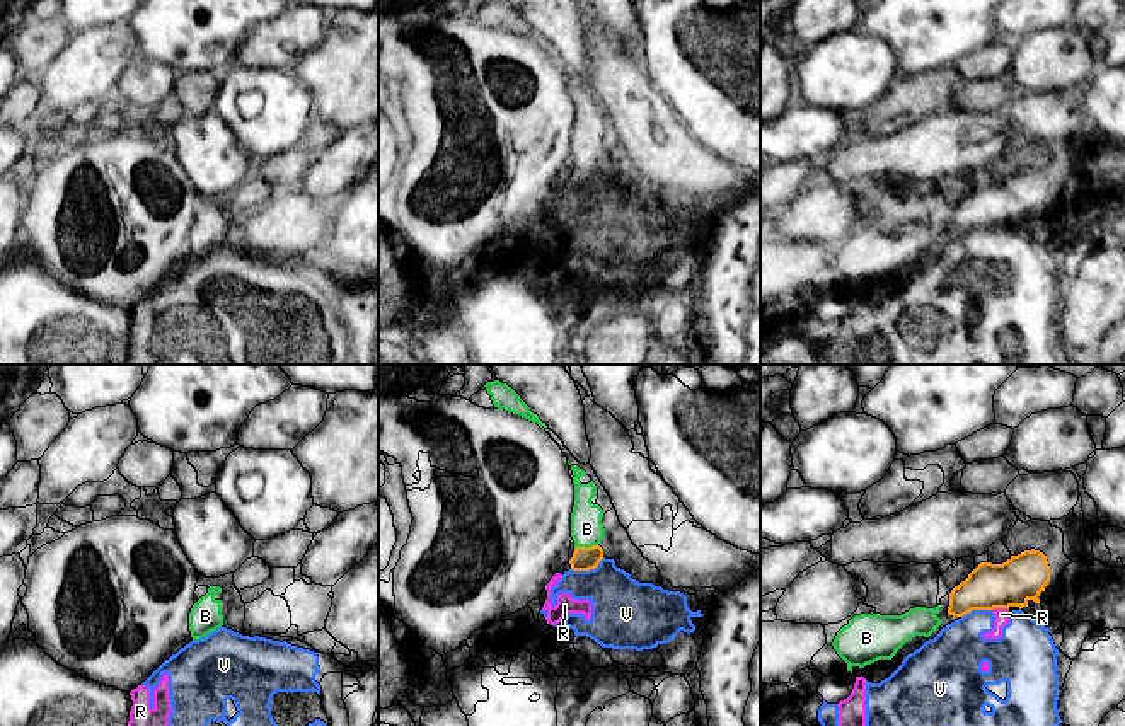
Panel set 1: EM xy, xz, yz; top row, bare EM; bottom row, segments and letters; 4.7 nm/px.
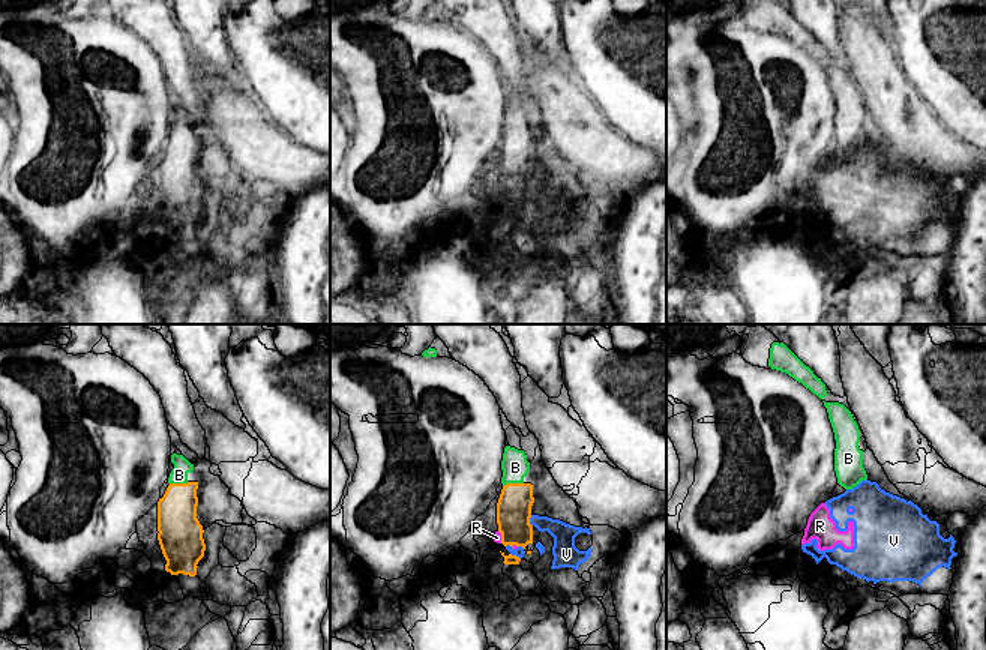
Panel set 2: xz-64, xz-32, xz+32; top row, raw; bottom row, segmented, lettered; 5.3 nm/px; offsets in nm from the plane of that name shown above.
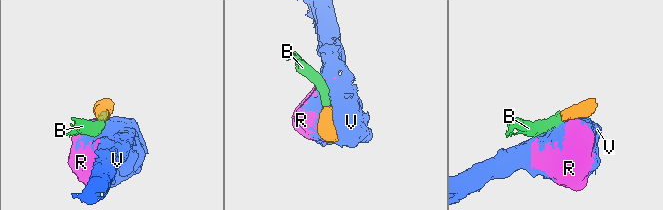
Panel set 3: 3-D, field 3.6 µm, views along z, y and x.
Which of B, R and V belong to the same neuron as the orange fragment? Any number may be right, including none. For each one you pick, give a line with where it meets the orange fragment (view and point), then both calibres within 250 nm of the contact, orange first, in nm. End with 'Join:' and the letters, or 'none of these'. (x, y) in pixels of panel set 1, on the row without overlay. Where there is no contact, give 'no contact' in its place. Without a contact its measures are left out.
B: xz (585, 166) | 110/160 nm
Join: B

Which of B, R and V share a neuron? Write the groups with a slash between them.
B / R V

